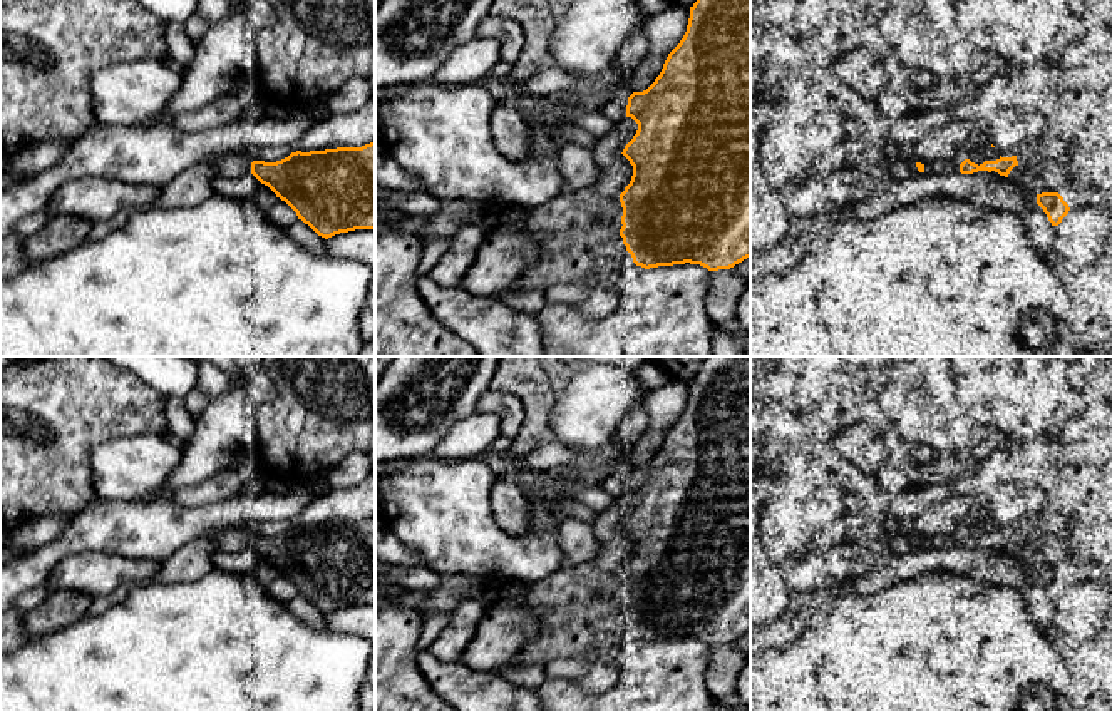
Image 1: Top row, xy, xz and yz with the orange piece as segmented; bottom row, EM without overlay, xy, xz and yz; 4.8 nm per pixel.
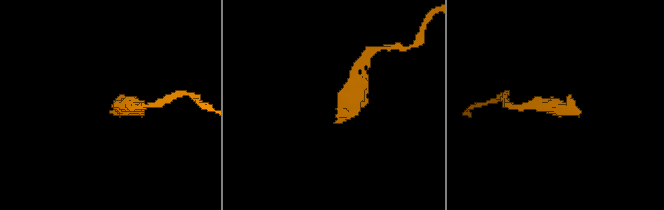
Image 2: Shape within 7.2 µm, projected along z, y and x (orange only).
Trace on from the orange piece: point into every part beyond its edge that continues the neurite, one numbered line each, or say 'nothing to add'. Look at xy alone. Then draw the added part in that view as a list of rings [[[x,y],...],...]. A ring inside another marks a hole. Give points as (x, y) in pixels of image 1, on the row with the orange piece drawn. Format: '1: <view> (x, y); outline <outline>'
1: xy (233, 164); outline [[[229,152],[208,159],[221,177],[239,177],[251,172],[251,159],[243,152]]]

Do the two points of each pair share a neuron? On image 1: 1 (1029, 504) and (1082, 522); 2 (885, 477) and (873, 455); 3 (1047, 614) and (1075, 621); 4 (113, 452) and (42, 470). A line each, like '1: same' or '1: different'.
1: different
2: different
3: different
4: different

